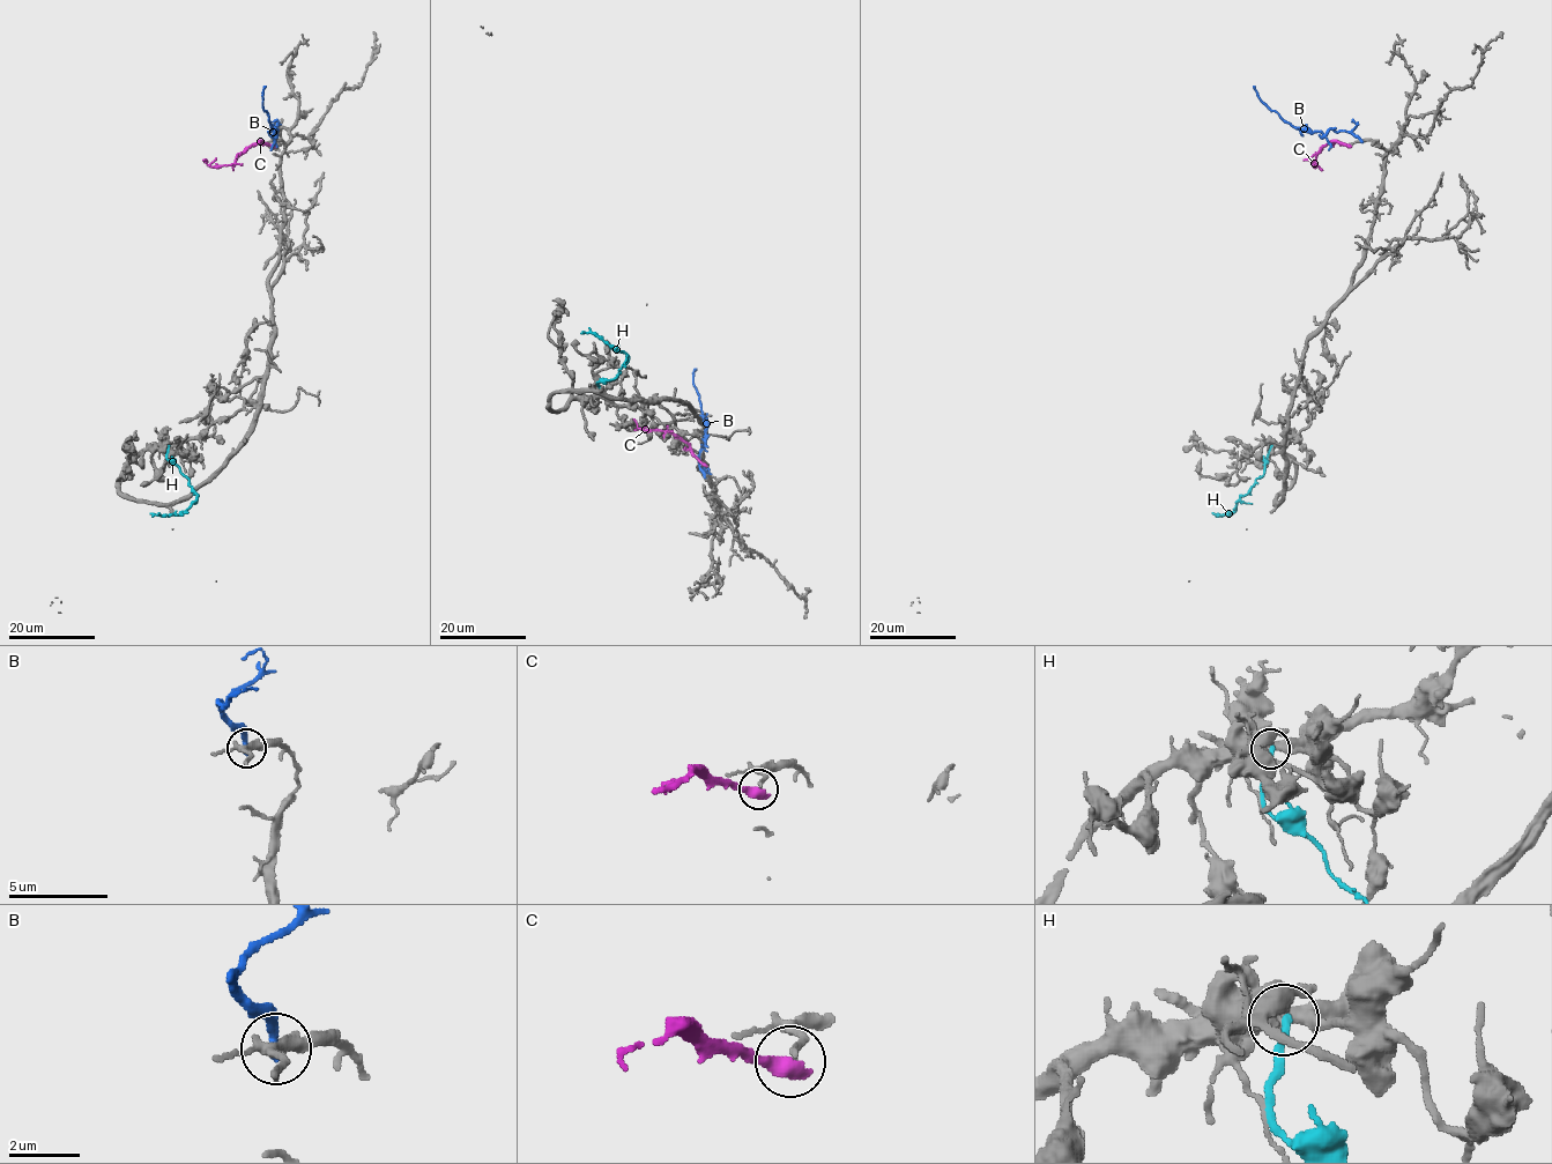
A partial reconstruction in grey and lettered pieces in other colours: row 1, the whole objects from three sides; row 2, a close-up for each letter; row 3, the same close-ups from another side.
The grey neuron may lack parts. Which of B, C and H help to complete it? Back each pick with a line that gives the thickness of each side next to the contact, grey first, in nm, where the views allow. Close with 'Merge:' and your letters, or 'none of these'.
Merge: none of these

